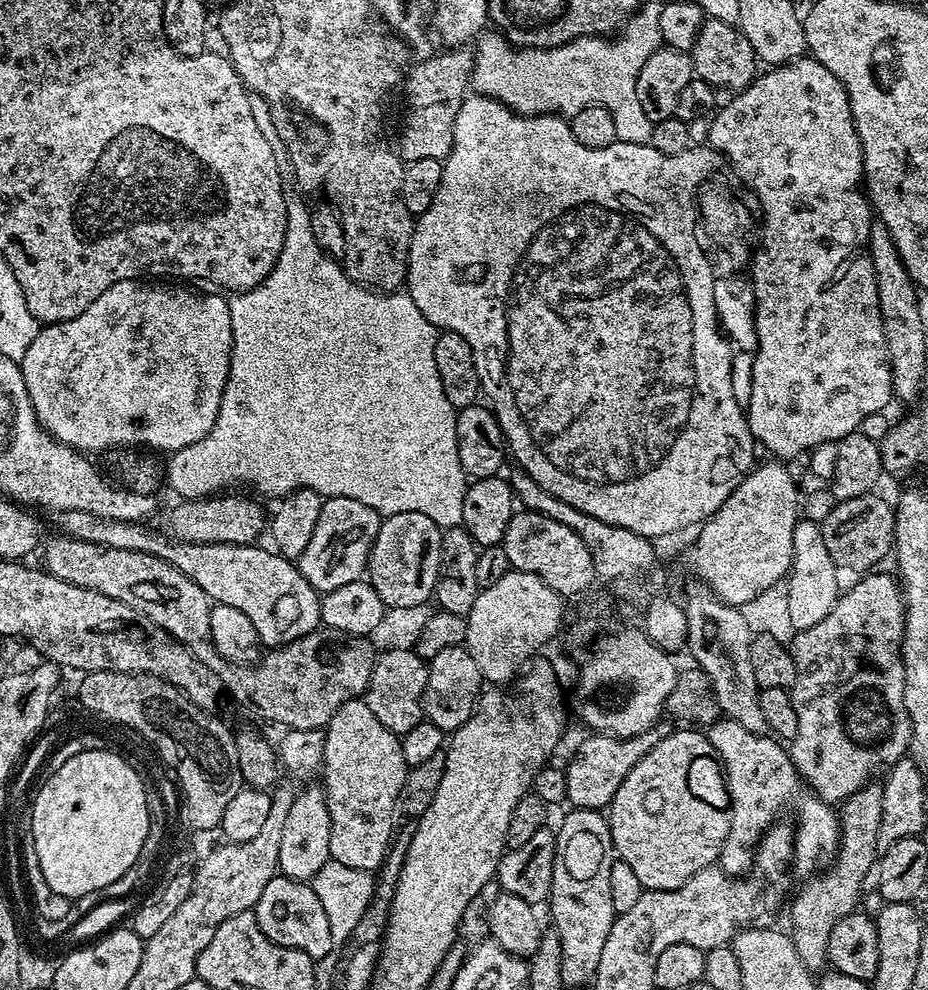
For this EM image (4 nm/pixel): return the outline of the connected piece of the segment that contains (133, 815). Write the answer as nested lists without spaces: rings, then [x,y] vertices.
[[[86,750],[63,760],[62,766],[43,783],[36,792],[36,801],[30,804],[30,811],[34,850],[42,878],[46,878],[46,886],[59,896],[77,898],[122,878],[122,874],[130,870],[132,856],[136,856],[136,851],[140,849],[140,840],[144,840],[144,828],[148,828],[140,780],[130,776],[128,768],[124,768],[116,756]]]

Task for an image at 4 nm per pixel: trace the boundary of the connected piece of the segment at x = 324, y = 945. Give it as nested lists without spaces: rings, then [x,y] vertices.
[[[278,874],[266,882],[266,890],[262,890],[262,898],[258,898],[254,911],[262,934],[278,946],[302,950],[314,962],[320,962],[323,956],[334,951],[326,910],[322,910],[322,902],[318,902],[311,883]]]

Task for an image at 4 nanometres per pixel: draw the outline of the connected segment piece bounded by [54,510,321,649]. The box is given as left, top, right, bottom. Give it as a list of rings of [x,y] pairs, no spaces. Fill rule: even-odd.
[[[62,510],[55,513],[54,520],[56,520],[55,531],[57,533],[75,540],[110,546],[114,550],[138,550],[142,554],[154,554],[170,562],[170,566],[174,566],[174,570],[182,570],[182,574],[186,574],[190,582],[198,582],[198,586],[202,586],[209,601],[242,610],[242,614],[250,618],[261,645],[269,649],[292,644],[295,640],[300,640],[321,627],[321,593],[312,588],[310,582],[306,582],[306,578],[302,578],[299,567],[293,561],[287,560],[279,552],[267,553],[256,544],[207,544],[206,542],[182,542],[181,540],[173,542],[159,531],[158,533],[152,532],[143,523],[118,522],[110,518],[102,518],[98,514],[90,514],[90,510]]]

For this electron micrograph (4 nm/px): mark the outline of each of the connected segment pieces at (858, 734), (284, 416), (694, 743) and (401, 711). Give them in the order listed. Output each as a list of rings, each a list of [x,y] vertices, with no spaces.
[[[873,570],[861,575],[856,580],[857,584],[849,592],[841,591],[836,600],[835,606],[830,610],[826,618],[818,622],[817,625],[810,626],[809,629],[802,629],[795,633],[793,640],[790,640],[790,651],[794,658],[796,667],[796,677],[790,689],[794,714],[798,714],[798,734],[790,742],[790,755],[796,771],[800,773],[805,781],[812,783],[814,791],[820,795],[819,799],[829,806],[839,805],[850,794],[867,787],[879,774],[891,766],[892,760],[888,757],[888,752],[894,759],[905,759],[906,749],[912,737],[912,726],[910,724],[910,714],[906,710],[906,701],[903,698],[904,690],[904,667],[900,657],[900,643],[904,633],[904,593],[900,587],[899,579],[895,575],[887,576],[883,570]]]
[[[289,199],[287,203],[286,238],[282,242],[282,252],[274,270],[270,270],[268,277],[258,286],[248,292],[237,292],[228,300],[232,353],[226,386],[222,390],[222,402],[218,406],[218,418],[206,438],[167,457],[166,484],[180,498],[206,498],[211,494],[235,489],[232,488],[235,484],[253,484],[261,492],[261,497],[272,496],[271,498],[285,496],[296,488],[309,488],[325,498],[354,498],[362,502],[362,506],[370,506],[381,518],[417,512],[426,514],[426,518],[430,518],[430,522],[437,524],[441,530],[461,527],[466,477],[462,462],[458,462],[457,409],[453,408],[446,394],[442,394],[442,382],[438,382],[438,366],[434,366],[434,342],[438,330],[426,318],[422,318],[422,310],[414,306],[407,291],[386,293],[362,288],[353,282],[344,272],[341,261],[326,255],[318,246],[312,229],[309,205],[293,199]]]
[[[684,731],[688,732],[672,732],[661,737],[642,762],[626,774],[606,812],[615,855],[633,868],[645,890],[681,888],[687,880],[694,878],[694,874],[698,874],[698,870],[719,861],[722,846],[732,834],[732,799],[724,766],[703,731]]]
[[[390,649],[381,651],[376,657],[376,665],[370,674],[368,689],[362,699],[368,703],[374,718],[386,726],[386,730],[397,736],[405,736],[420,720],[425,719],[424,691],[428,681],[428,666],[425,657],[413,649]]]

